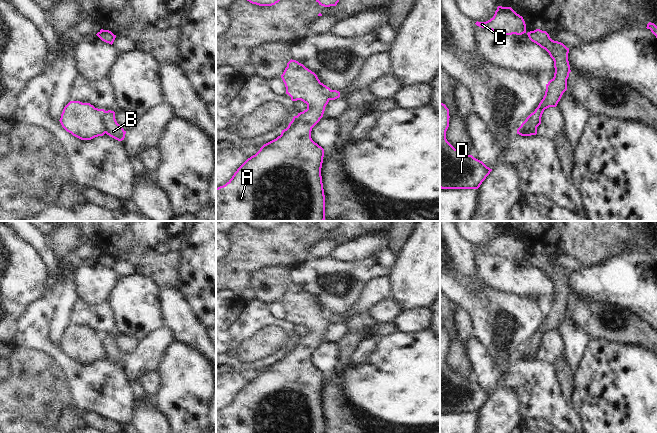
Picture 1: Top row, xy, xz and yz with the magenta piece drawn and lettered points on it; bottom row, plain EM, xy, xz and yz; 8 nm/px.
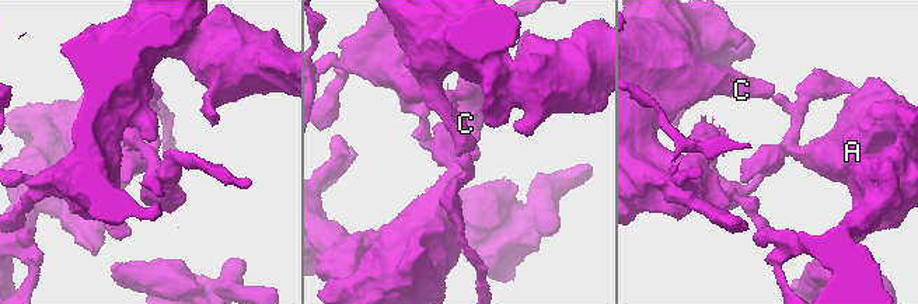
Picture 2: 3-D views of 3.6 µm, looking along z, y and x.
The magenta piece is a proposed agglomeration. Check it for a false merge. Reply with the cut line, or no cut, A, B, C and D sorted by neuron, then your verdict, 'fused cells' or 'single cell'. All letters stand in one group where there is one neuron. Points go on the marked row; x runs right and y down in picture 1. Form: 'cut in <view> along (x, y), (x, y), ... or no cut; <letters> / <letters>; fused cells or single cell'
cut in xy along (106, 111), (103, 117), (104, 132); A C / B D; fused cells

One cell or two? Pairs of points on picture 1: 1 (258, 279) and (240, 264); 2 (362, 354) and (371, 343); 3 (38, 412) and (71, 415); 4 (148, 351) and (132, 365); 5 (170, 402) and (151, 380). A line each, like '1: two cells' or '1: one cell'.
1: two cells
2: one cell
3: two cells
4: one cell
5: two cells

